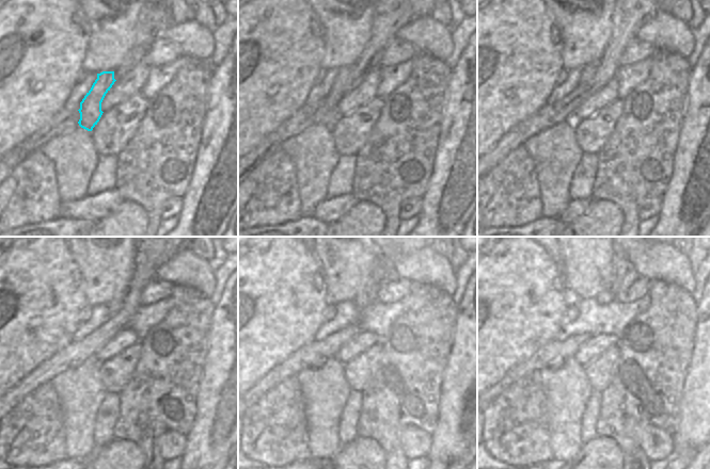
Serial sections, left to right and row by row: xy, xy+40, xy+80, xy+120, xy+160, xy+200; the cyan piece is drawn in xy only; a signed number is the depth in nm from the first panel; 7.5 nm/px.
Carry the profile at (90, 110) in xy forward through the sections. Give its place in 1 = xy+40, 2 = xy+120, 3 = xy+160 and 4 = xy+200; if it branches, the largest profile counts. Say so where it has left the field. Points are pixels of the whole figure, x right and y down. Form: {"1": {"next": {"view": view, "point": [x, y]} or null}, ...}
{"1": {"next": {"view": "xy+40", "point": [345, 76]}}, "2": {"next": {"view": "xy+120", "point": [116, 304]}}, "3": {"next": {"view": "xy+160", "point": [368, 294]}}, "4": {"next": {"view": "xy+200", "point": [619, 265]}}}

